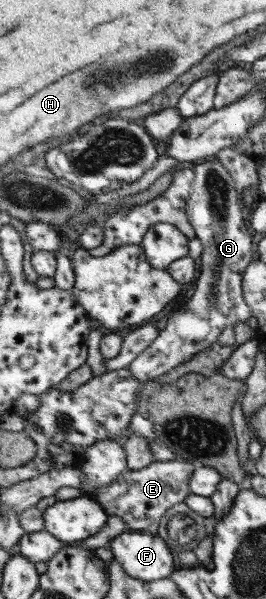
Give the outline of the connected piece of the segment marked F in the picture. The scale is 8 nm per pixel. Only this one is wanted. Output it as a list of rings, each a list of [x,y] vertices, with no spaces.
[[[127,531],[109,545],[113,558],[123,563],[135,579],[154,582],[169,578],[178,568],[178,558],[157,535]]]

